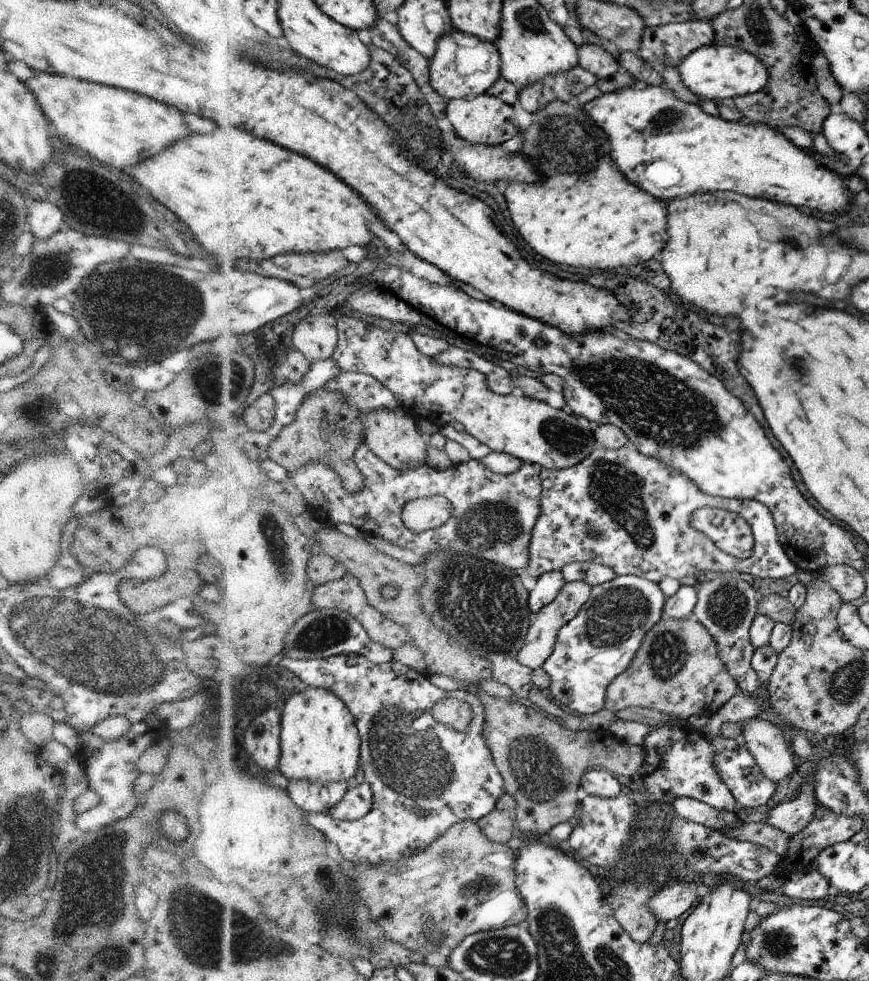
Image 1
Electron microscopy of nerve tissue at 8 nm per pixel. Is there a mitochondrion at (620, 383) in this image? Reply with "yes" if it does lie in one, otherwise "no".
yes

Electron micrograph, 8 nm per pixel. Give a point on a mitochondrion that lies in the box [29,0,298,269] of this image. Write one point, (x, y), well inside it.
(77, 180)

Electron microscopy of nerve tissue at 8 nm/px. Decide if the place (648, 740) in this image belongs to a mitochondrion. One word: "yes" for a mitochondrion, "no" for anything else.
no

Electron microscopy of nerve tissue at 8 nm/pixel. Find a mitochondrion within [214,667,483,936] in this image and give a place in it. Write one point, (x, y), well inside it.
(401, 753)

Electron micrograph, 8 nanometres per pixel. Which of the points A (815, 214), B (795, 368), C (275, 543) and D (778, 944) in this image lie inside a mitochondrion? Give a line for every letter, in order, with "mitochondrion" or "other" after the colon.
A: other
B: mitochondrion
C: mitochondrion
D: mitochondrion

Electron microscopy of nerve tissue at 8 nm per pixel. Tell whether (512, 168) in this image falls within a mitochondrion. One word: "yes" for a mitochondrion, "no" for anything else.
no

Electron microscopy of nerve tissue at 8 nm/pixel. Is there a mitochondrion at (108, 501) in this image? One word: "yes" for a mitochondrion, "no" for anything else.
no

